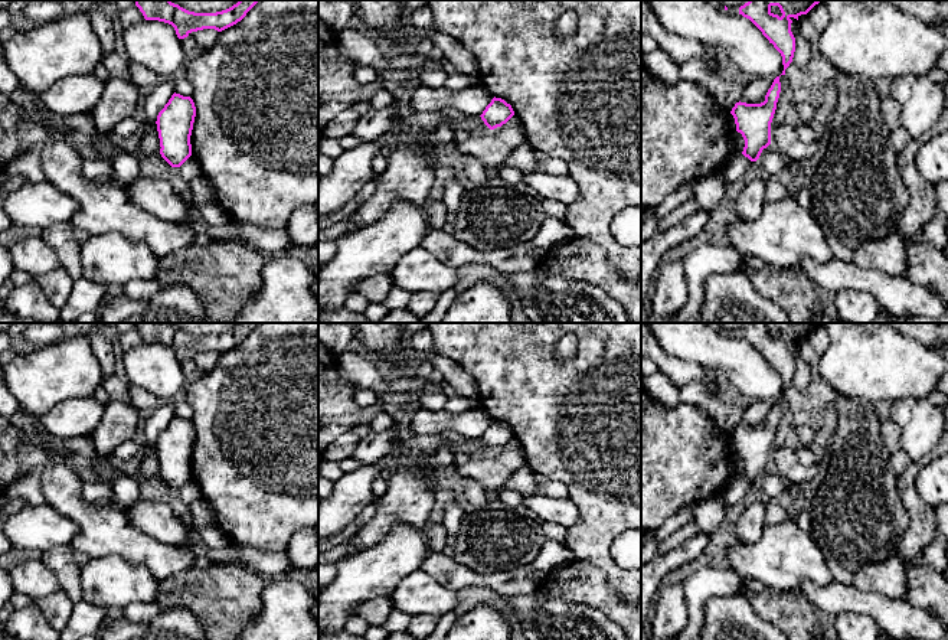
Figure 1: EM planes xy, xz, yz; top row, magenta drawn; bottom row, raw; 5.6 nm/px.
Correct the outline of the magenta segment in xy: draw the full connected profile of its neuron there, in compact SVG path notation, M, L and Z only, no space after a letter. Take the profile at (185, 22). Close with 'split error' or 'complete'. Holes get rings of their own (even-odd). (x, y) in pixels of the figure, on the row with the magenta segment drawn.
M135 0L146 20L158 20L174 27L179 39L187 37L192 32L215 29L222 32L238 22L261 0L239 0L232 7L216 13L189 12L170 0Z; complete

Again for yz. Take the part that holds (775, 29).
M749 0L739 7L739 14L749 19L781 53L784 65L781 75L785 75L785 69L792 62L795 52L795 37L791 32L791 19L794 17L798 20L801 14L807 14L820 1L823 0Z; complete

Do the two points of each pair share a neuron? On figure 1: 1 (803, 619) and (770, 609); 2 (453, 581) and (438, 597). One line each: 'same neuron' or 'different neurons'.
1: same neuron
2: different neurons

